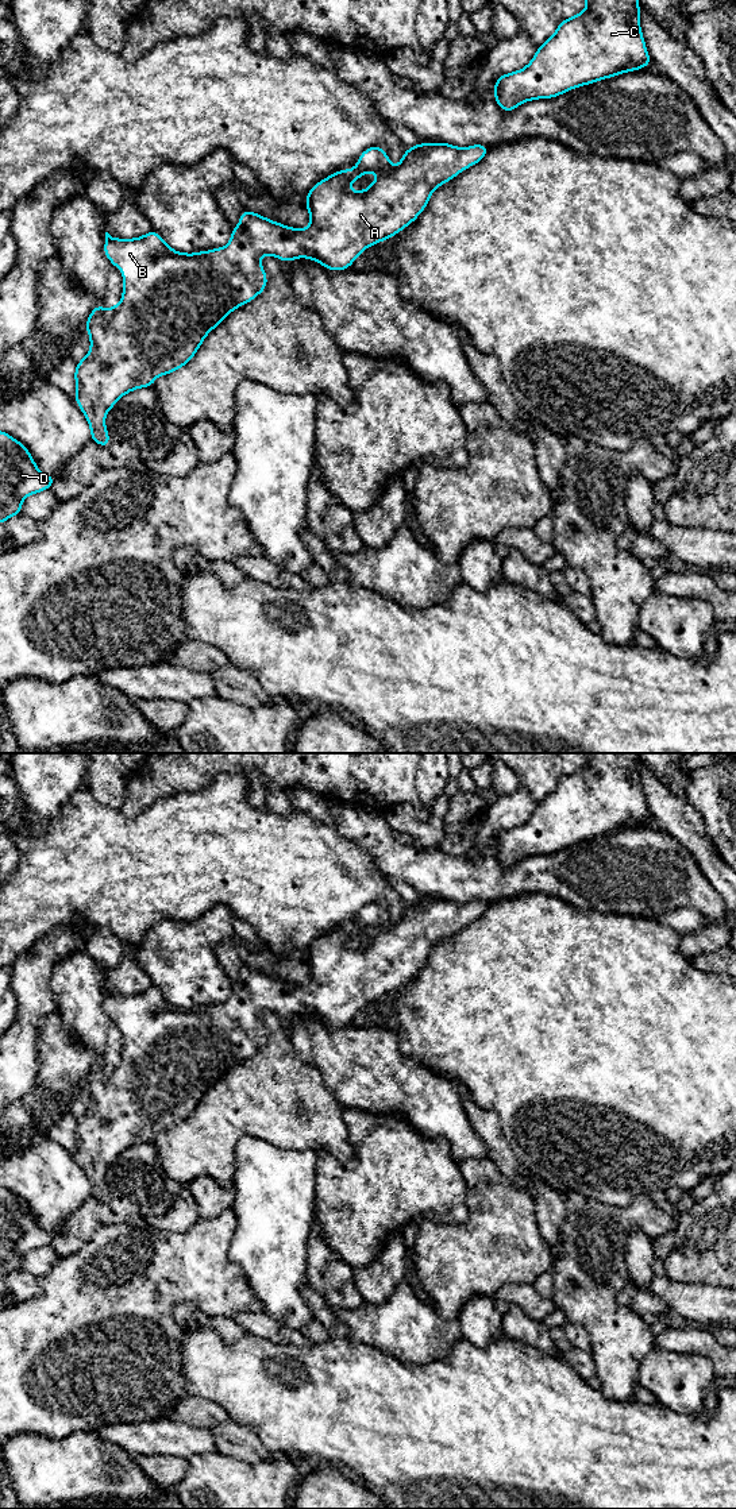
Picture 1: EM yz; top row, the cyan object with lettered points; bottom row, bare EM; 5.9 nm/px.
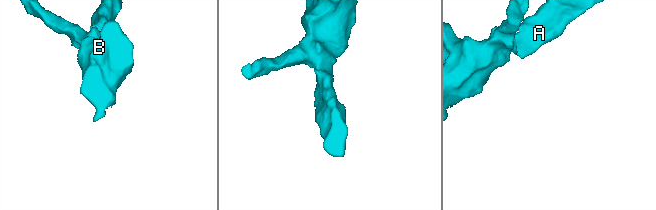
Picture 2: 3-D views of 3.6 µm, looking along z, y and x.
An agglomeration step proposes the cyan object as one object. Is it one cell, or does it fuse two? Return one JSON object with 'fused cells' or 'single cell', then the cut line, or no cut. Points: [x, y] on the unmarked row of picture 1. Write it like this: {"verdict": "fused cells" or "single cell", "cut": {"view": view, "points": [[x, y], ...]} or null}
{"verdict": "single cell", "cut": null}

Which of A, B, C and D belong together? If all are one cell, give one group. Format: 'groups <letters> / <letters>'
groups A B C D

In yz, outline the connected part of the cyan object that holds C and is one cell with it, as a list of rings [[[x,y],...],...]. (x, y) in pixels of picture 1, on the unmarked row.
[[[639,753],[583,754],[586,765],[562,776],[524,825],[497,834],[492,852],[504,868],[652,818],[640,786]]]

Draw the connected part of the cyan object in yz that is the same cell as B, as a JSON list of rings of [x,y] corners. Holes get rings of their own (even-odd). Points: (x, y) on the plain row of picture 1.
[[[444,898],[417,899],[412,904],[405,904],[401,918],[392,922],[382,903],[369,903],[359,911],[355,925],[336,927],[311,943],[305,954],[305,962],[311,970],[307,985],[290,984],[247,965],[239,972],[240,980],[231,985],[231,997],[226,1003],[209,1007],[177,1008],[154,985],[135,995],[115,995],[105,988],[104,1010],[116,1024],[123,1026],[123,1053],[108,1066],[97,1060],[85,1078],[90,1093],[90,1107],[76,1120],[76,1153],[72,1155],[78,1159],[88,1174],[90,1195],[101,1203],[108,1203],[111,1195],[104,1177],[107,1168],[115,1162],[117,1155],[135,1145],[151,1143],[158,1131],[169,1131],[189,1119],[213,1084],[234,1065],[253,1057],[266,1045],[267,1031],[259,1018],[262,1011],[273,1011],[286,1020],[304,1012],[319,1018],[328,1026],[350,1024],[363,1006],[397,991],[415,977],[425,965],[436,943],[481,918],[489,904],[486,900],[459,904]],[[367,927],[375,927],[377,935],[362,948],[351,948],[348,941]]]

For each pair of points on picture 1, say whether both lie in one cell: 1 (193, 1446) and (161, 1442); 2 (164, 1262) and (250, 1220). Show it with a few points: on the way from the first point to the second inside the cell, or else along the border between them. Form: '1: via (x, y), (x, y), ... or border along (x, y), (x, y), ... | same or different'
1: via (185, 1442), (169, 1442) | same
2: border along (232, 1208), (237, 1216), (237, 1228), (228, 1258) | different

